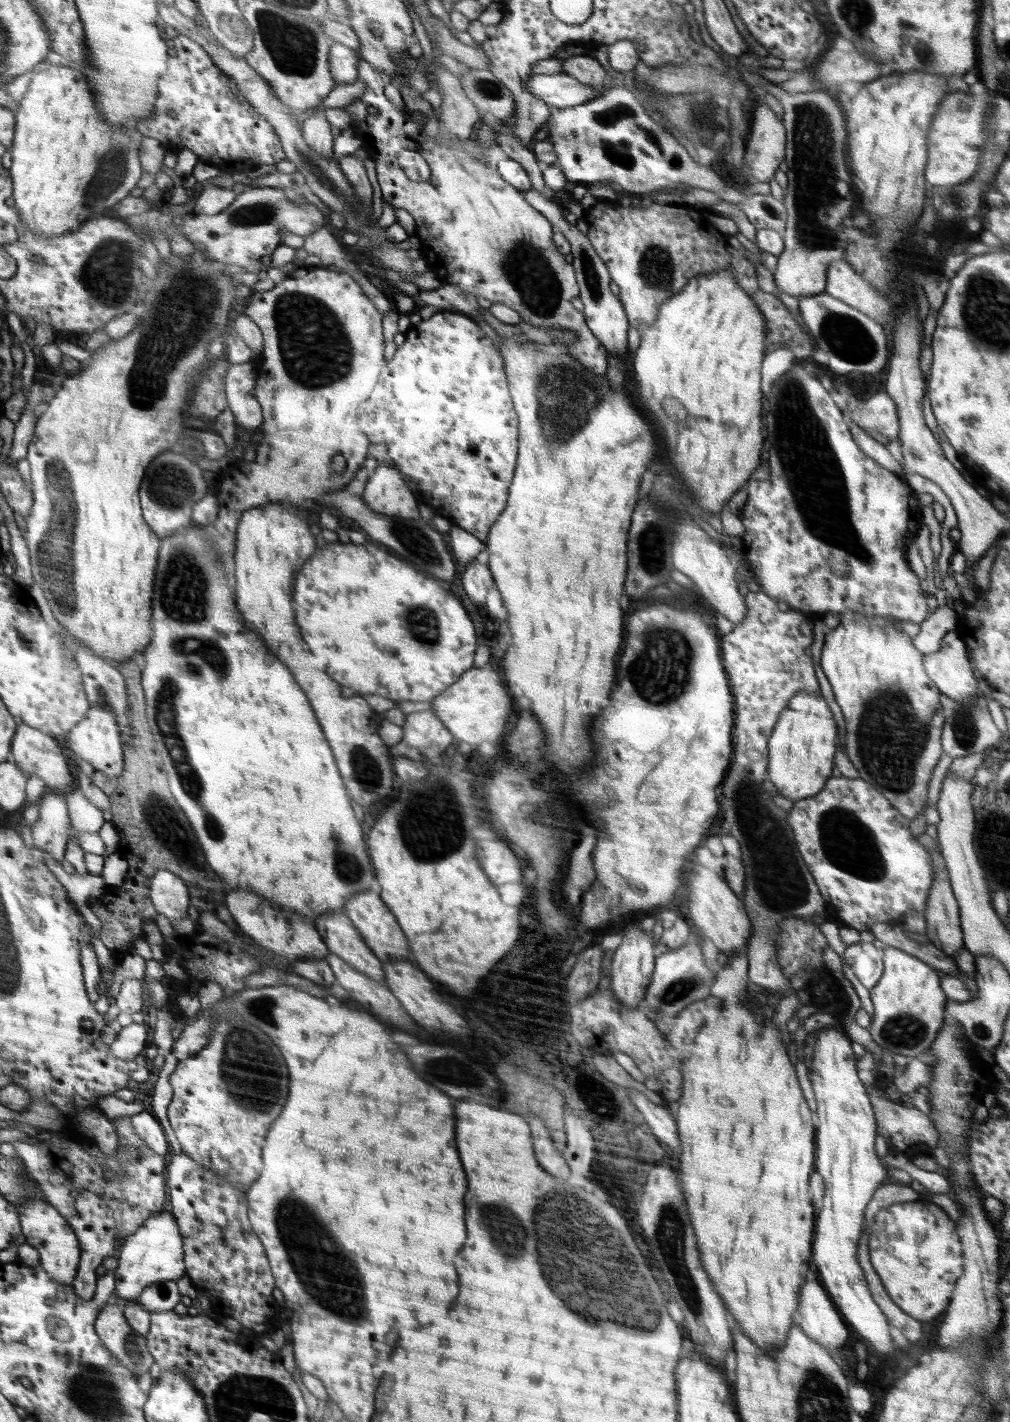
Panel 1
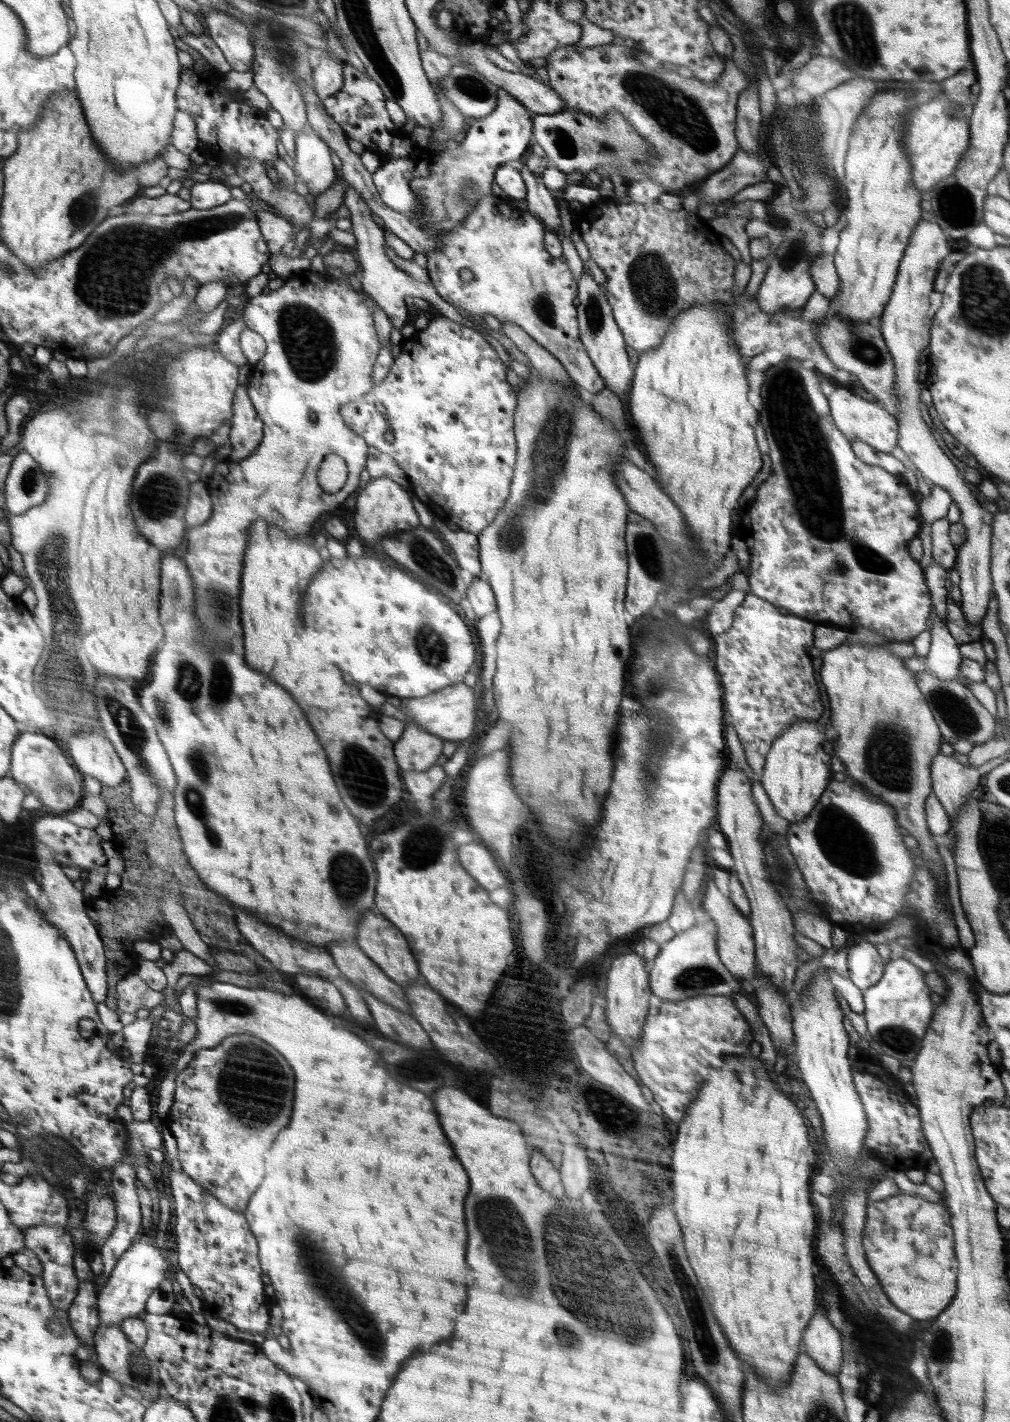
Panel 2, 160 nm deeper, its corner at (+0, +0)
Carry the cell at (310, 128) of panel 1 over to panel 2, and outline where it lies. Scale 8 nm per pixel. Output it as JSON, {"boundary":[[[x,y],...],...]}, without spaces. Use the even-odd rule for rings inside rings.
{"boundary":[[[300,129],[295,143],[295,165],[291,169],[298,176],[298,180],[306,184],[310,194],[314,196],[322,194],[337,176],[337,171],[330,158],[332,150],[312,130],[306,132]]]}

